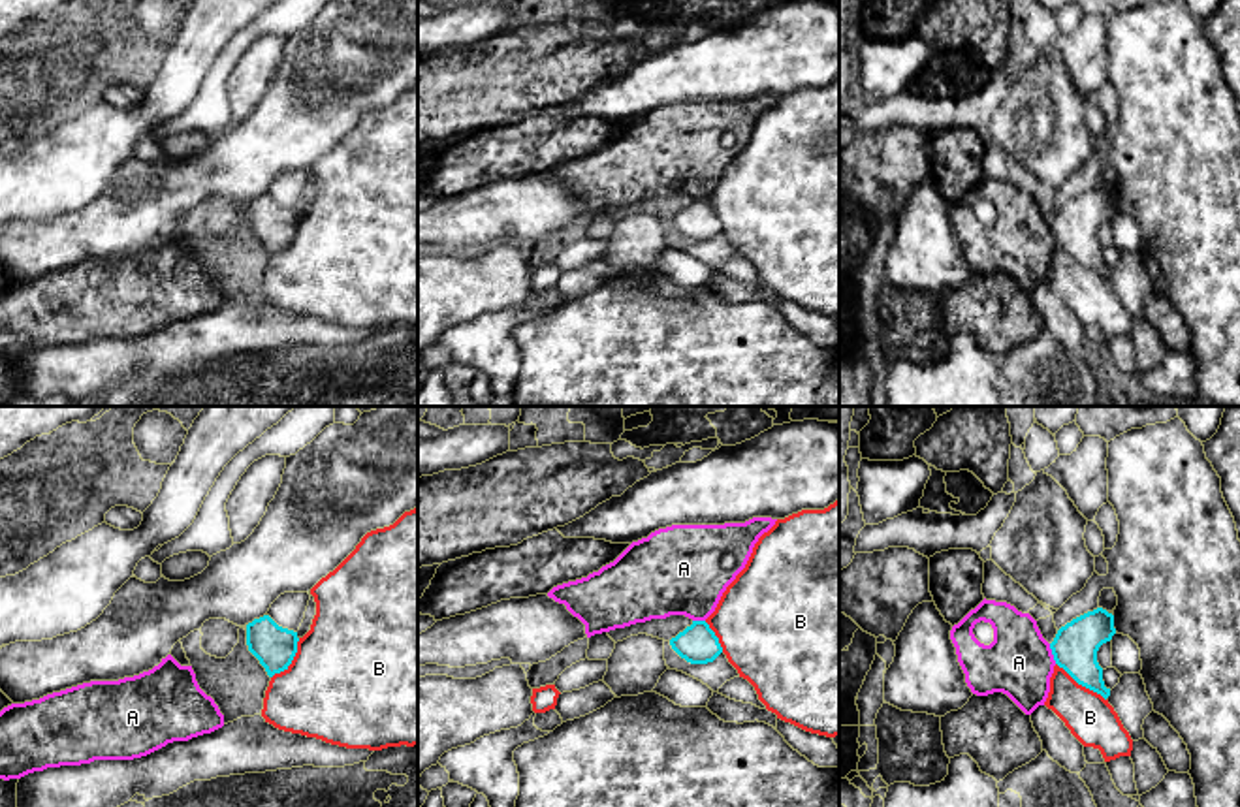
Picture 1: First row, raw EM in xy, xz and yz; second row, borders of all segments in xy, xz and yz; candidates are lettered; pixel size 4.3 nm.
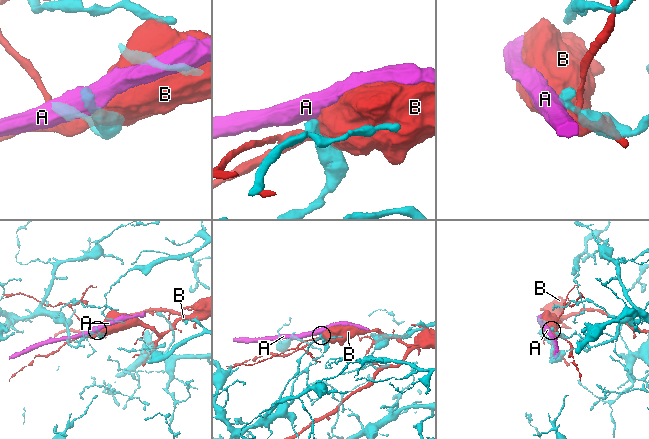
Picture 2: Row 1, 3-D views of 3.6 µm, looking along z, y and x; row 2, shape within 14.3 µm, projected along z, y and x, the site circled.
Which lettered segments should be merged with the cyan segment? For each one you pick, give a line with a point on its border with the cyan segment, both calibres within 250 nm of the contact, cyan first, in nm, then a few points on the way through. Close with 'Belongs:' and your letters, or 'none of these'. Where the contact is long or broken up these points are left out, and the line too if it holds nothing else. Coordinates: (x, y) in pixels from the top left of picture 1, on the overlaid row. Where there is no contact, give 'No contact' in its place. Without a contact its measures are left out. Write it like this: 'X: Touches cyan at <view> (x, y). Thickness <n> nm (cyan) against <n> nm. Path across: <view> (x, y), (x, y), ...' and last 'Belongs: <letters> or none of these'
Belongs: none of these

